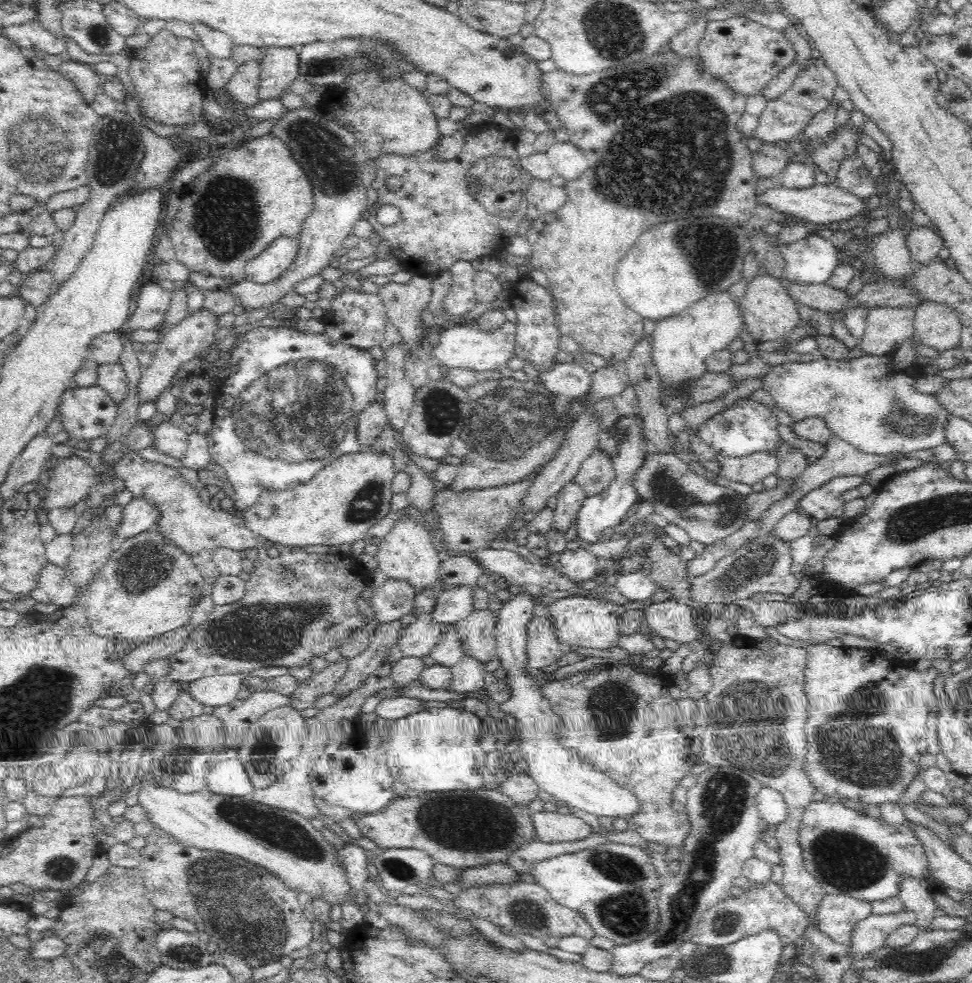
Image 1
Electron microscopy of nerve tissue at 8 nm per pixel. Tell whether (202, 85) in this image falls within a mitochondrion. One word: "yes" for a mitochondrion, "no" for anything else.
no

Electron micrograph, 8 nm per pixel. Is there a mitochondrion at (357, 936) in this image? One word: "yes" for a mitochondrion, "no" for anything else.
no

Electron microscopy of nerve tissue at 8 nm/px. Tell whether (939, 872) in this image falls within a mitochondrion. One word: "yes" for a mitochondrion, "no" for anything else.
no

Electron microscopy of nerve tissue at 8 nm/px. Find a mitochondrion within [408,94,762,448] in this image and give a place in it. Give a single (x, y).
(704, 245)

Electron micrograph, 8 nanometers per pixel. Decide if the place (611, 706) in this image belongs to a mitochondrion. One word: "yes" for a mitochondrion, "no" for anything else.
yes

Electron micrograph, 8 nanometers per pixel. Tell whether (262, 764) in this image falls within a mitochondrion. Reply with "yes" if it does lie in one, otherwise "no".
yes

